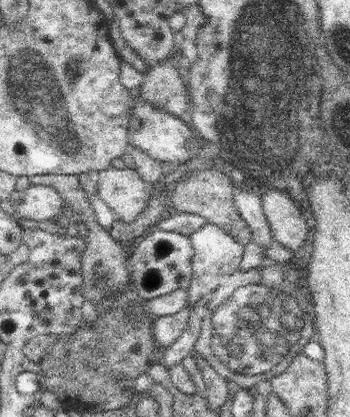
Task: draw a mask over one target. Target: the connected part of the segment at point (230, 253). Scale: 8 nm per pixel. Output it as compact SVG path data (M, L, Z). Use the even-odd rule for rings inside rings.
M203 224L197 232L193 232L191 236L191 246L193 246L193 260L191 260L191 284L189 284L189 300L187 304L201 308L201 302L209 296L209 292L213 292L215 288L219 288L219 284L231 276L233 272L239 270L241 258L243 258L243 246L231 236L227 234L223 228L215 226L215 224Z

